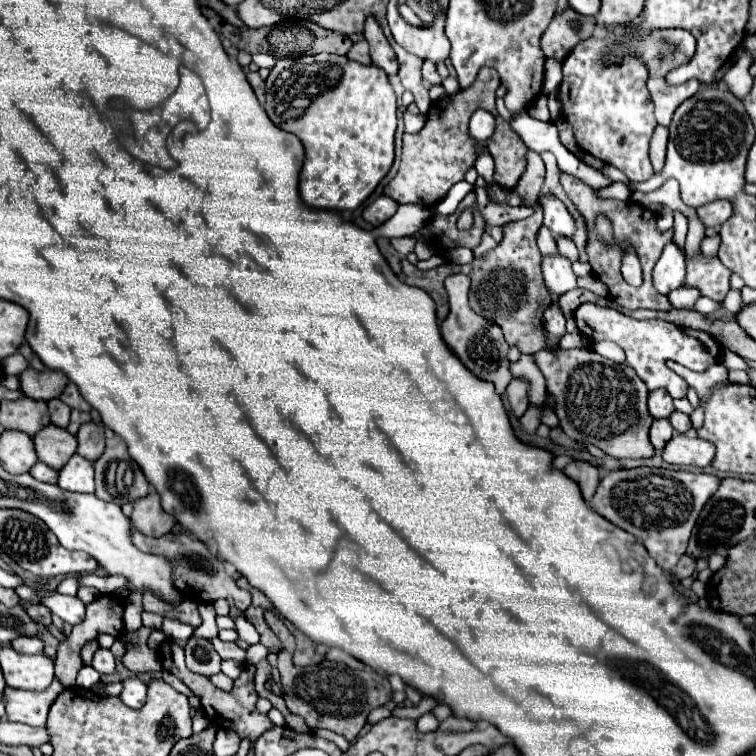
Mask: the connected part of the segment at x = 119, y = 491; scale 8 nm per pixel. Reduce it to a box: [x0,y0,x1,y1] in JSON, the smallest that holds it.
[94,444,150,504]

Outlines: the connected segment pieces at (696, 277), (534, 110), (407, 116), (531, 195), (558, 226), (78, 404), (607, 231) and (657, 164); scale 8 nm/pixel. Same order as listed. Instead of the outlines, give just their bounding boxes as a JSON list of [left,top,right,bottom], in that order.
[[684,254,730,300],[528,92,552,122],[404,112,424,134],[514,152,544,206],[540,194,576,238],[60,382,90,412],[596,216,614,240],[650,125,669,172]]

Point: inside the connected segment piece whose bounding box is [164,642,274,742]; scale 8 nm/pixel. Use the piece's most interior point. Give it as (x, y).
(236, 709)

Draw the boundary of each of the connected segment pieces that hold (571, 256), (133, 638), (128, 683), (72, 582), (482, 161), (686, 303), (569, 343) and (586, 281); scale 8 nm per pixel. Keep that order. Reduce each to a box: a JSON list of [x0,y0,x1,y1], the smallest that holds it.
[[556,238,578,262],[122,626,162,674],[120,678,146,708],[58,576,80,596],[476,152,494,190],[668,288,700,310],[562,332,588,348],[578,276,608,298]]

